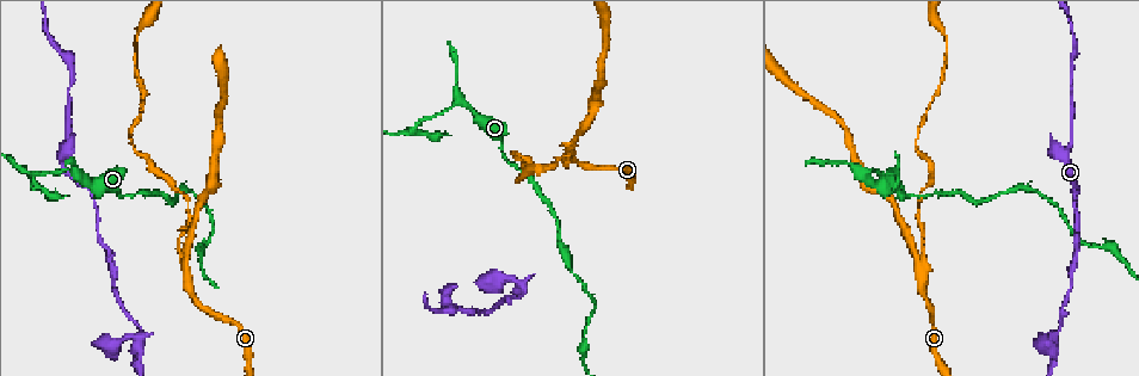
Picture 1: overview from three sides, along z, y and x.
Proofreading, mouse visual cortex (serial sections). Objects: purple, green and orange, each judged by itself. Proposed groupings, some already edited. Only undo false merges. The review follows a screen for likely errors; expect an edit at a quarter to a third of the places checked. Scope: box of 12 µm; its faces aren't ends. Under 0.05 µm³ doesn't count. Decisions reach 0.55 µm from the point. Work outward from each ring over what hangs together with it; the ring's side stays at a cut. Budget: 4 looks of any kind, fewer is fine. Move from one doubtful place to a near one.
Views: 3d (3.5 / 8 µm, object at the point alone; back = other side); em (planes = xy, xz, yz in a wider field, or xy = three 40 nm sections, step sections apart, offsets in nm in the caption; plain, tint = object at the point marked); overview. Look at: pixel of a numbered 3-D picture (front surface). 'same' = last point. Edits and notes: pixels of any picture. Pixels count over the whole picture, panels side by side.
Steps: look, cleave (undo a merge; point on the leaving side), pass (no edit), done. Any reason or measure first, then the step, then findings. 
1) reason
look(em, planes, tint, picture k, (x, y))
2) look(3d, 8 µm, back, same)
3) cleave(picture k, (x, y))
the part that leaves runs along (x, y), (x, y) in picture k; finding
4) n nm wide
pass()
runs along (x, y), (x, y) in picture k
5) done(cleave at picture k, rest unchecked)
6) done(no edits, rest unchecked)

thin neck
look(3d, 8 µm, picture 1, (142, 335))

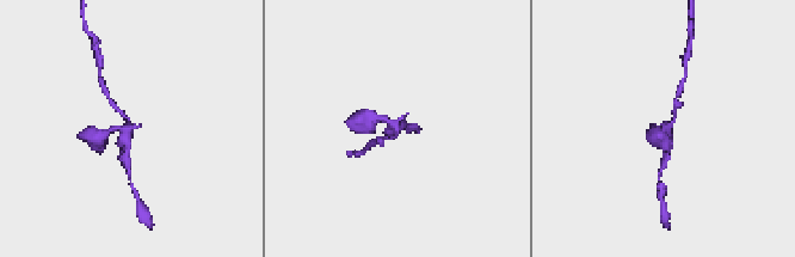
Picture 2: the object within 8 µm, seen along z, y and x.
need the tissue
look(em, xy, step 1, tint, picture 2, (130, 126))

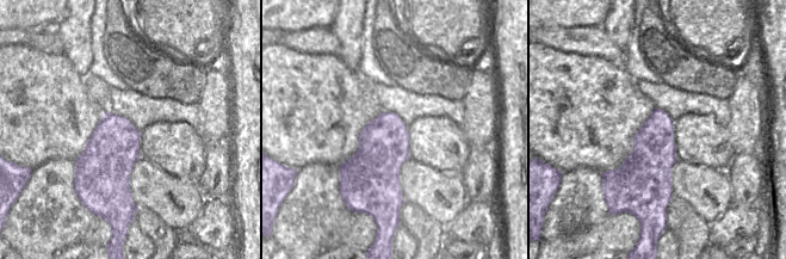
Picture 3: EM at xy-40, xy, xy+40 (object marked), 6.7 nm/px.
pass()
runs along (676, 103), (672, 121), (653, 136) in picture 2; continuous, no second cell

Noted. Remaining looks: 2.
three-way junction
look(3d, 3.5 µm, back, picture 1, (187, 275))

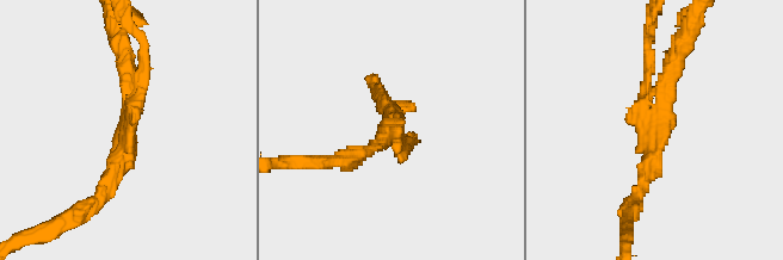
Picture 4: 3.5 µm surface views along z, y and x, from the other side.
cleave(picture 4, (143, 68))
the part that leaves runs along (133, 117), (145, 80), (145, 43), (133, 29) in picture 4; two cells meet here

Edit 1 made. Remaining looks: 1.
done(cleave at picture 4, rest unchecked)

